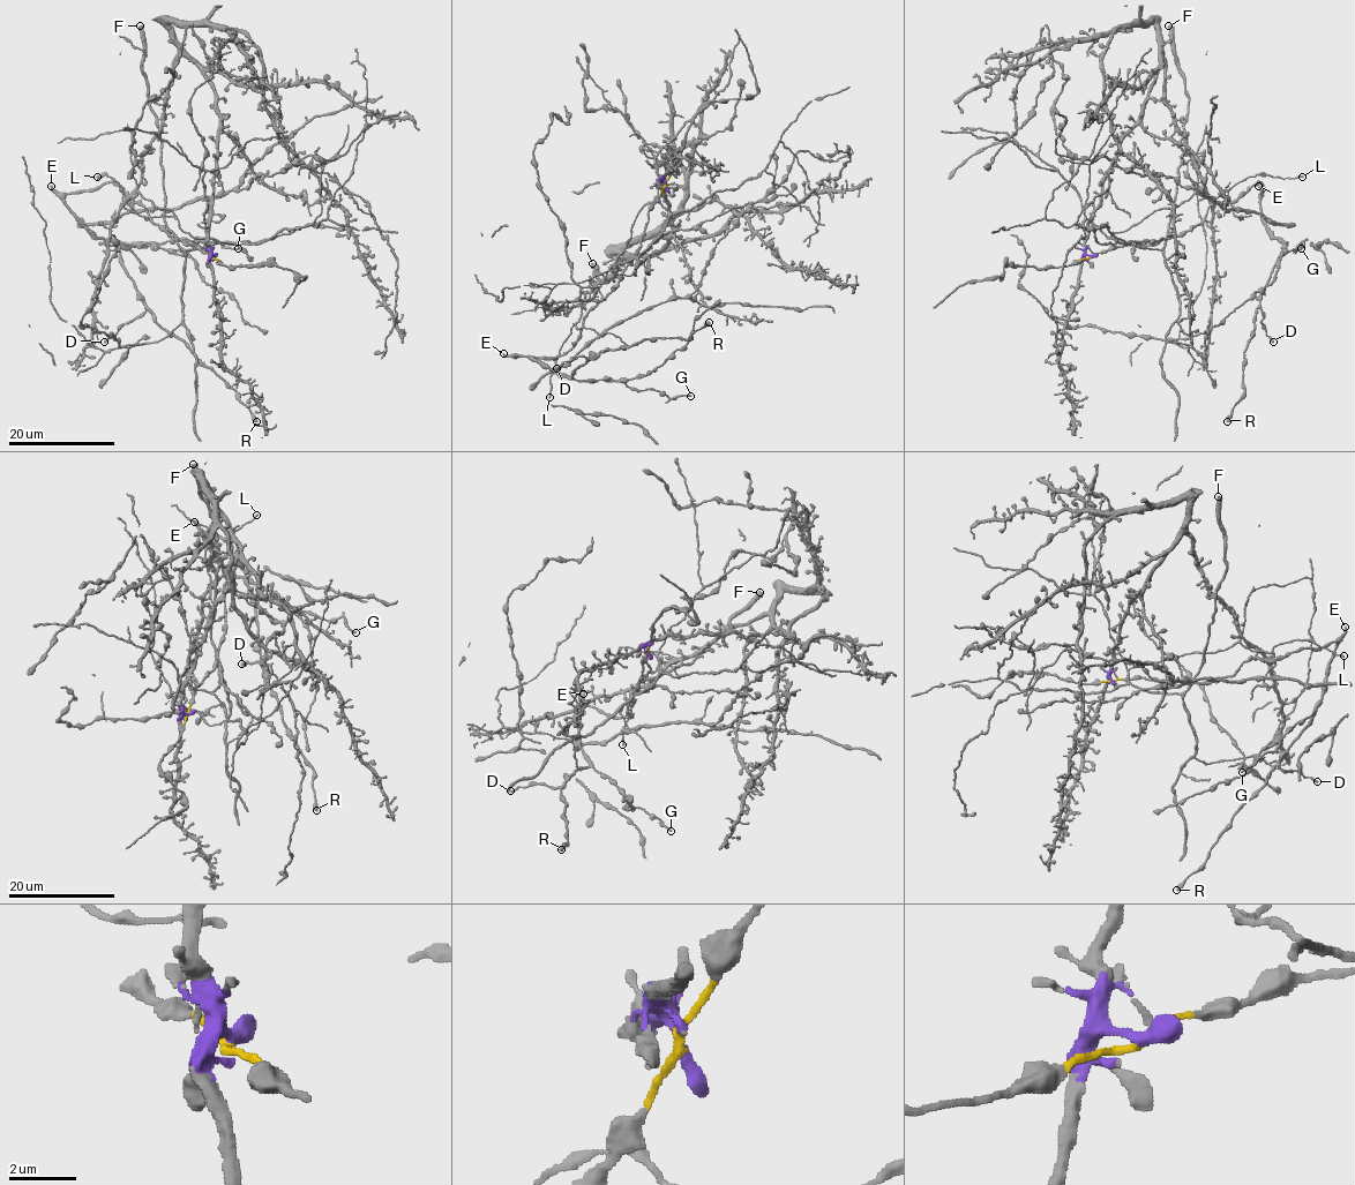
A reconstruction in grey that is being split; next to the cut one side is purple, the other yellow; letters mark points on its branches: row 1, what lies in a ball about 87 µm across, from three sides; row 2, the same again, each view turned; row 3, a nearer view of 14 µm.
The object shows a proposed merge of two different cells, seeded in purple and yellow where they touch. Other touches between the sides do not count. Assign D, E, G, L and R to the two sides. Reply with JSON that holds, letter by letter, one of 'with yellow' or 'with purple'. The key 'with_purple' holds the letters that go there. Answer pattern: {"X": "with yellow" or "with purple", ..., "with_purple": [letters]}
{"D": "with yellow", "E": "with yellow", "G": "with yellow", "L": "with purple", "R": "with yellow", "with_purple": ["L"]}

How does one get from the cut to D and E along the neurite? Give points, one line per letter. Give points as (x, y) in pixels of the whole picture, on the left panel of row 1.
D: (212, 257), (156, 225), (119, 186), (69, 192), (65, 205), (97, 237), (118, 245), (146, 309), (104, 342)
E: (212, 257), (156, 225), (146, 209), (129, 201), (119, 186), (109, 182), (68, 194), (59, 194), (51, 186)

